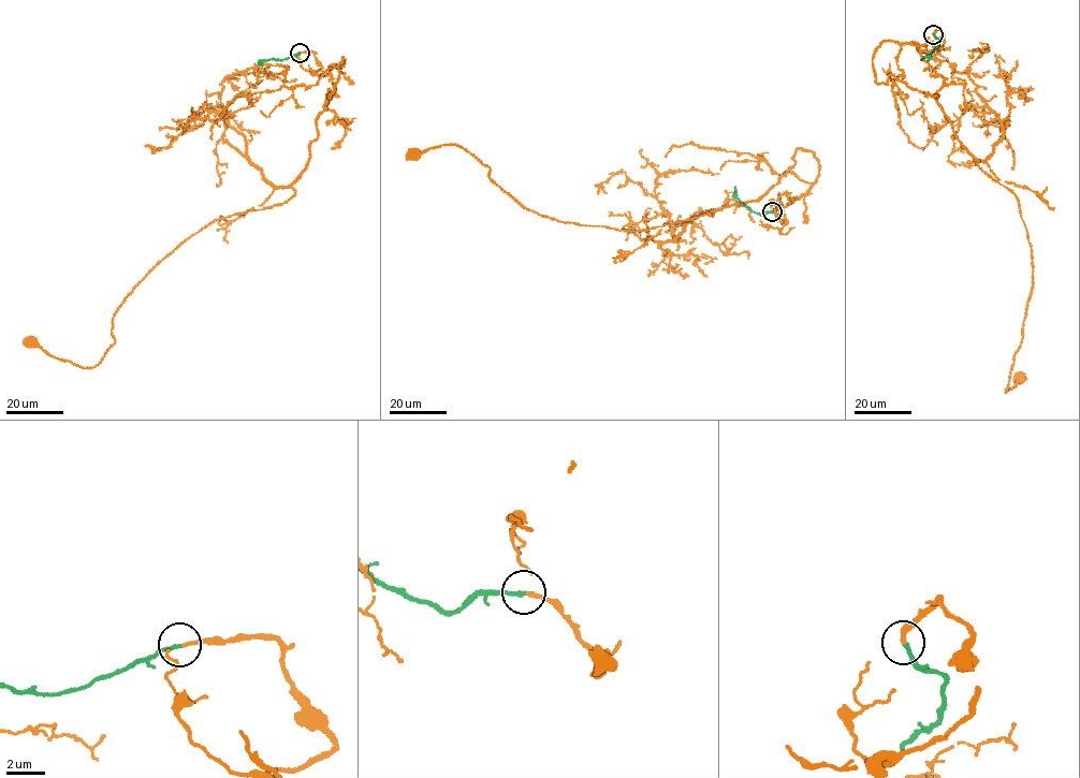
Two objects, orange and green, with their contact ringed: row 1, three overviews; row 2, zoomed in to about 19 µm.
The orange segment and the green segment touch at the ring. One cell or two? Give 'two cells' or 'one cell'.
one cell

